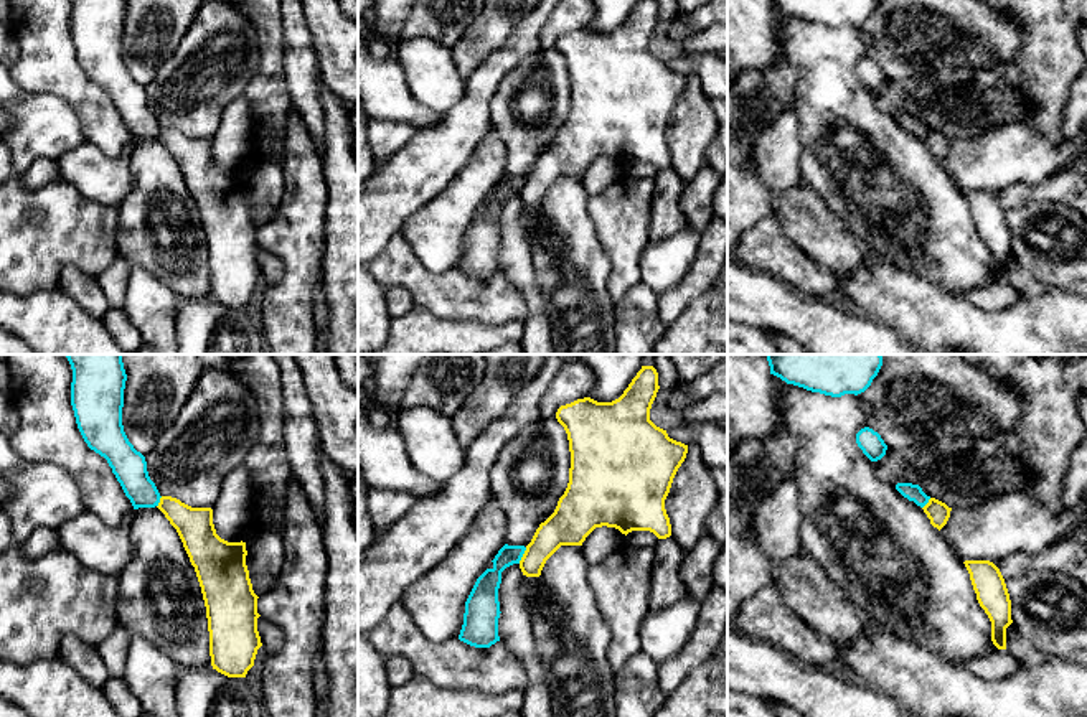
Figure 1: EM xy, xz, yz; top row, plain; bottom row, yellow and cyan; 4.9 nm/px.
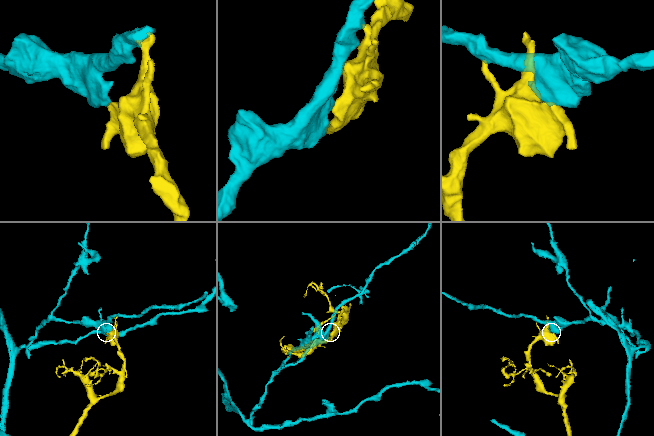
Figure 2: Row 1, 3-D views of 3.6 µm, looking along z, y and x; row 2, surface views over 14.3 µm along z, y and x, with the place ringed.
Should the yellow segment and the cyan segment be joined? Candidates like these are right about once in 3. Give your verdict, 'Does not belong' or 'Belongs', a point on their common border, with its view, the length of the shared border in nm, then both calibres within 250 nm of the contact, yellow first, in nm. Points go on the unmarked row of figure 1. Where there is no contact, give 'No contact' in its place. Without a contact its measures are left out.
Does not belong. Touches yellow at xz (523, 187). Shared border 90 nm. Thickness 180 nm (yellow) against 130 nm

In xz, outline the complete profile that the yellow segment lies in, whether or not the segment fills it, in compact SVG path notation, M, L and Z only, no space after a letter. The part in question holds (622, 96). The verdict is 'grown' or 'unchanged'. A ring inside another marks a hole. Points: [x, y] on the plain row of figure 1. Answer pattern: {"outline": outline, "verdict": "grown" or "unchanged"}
{"outline": "M640 0L612 33L584 28L558 40L556 49L569 71L569 114L554 143L539 155L526 176L520 191L523 206L539 208L546 191L561 176L582 176L595 158L615 158L625 166L632 162L650 162L658 170L671 166L665 130L688 76L670 69L666 61L650 51L658 20L656 0Z", "verdict": "unchanged"}

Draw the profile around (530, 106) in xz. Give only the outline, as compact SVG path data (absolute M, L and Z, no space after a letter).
M556 48L526 56L500 82L490 120L505 143L505 175L528 176L556 140L569 114L571 82Z

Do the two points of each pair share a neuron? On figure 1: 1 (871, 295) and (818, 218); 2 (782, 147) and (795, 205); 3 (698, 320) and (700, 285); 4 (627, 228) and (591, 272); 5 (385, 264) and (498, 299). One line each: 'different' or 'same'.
1: different
2: different
3: different
4: different
5: same

